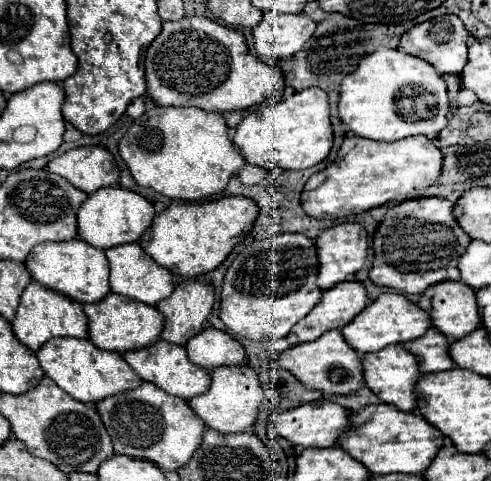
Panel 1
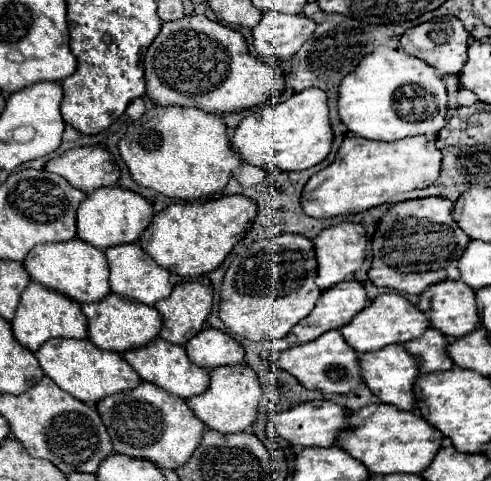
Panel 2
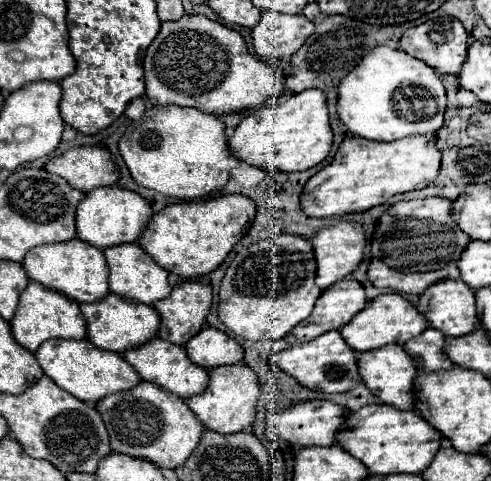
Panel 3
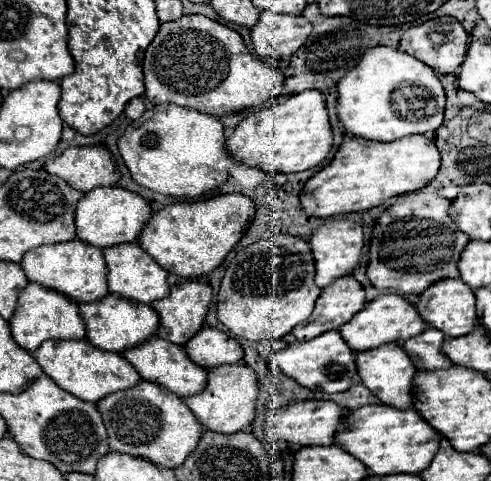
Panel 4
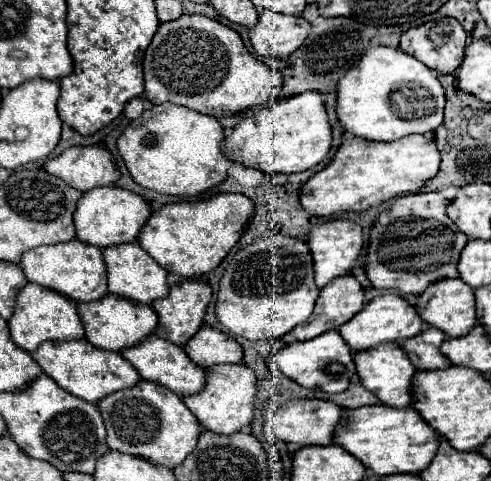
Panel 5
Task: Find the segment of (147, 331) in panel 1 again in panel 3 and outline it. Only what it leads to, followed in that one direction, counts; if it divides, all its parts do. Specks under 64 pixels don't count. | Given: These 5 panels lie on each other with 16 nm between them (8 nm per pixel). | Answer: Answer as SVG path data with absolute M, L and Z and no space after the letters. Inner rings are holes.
M108 294L100 302L90 302L90 304L80 304L80 312L86 320L86 338L102 350L112 350L112 352L126 352L128 348L136 348L150 338L156 336L160 328L160 316L152 306L132 302L128 298Z

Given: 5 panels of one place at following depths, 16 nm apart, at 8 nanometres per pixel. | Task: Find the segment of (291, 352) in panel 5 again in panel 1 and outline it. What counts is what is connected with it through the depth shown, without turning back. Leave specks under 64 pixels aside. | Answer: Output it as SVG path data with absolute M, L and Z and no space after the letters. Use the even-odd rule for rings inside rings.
M340 330L326 332L324 336L316 338L314 342L296 344L296 346L284 350L282 354L278 354L276 360L278 360L280 368L294 374L306 388L320 390L324 394L350 394L364 384L360 356L354 352L354 348L348 346L348 342L344 340Z

